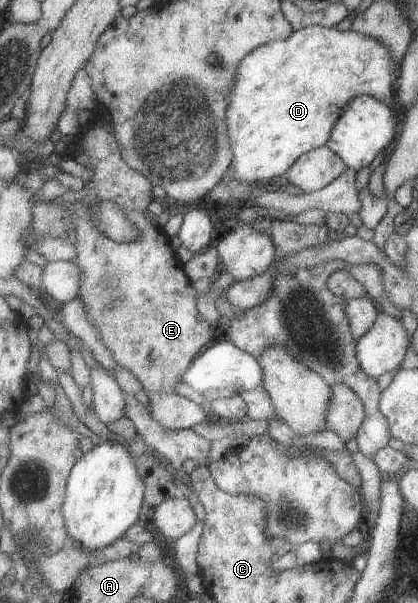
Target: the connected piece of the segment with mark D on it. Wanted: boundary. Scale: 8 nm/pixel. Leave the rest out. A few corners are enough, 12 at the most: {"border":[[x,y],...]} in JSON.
{"border":[[309,25],[240,60],[227,175],[325,145],[351,99],[394,103],[380,40]]}

